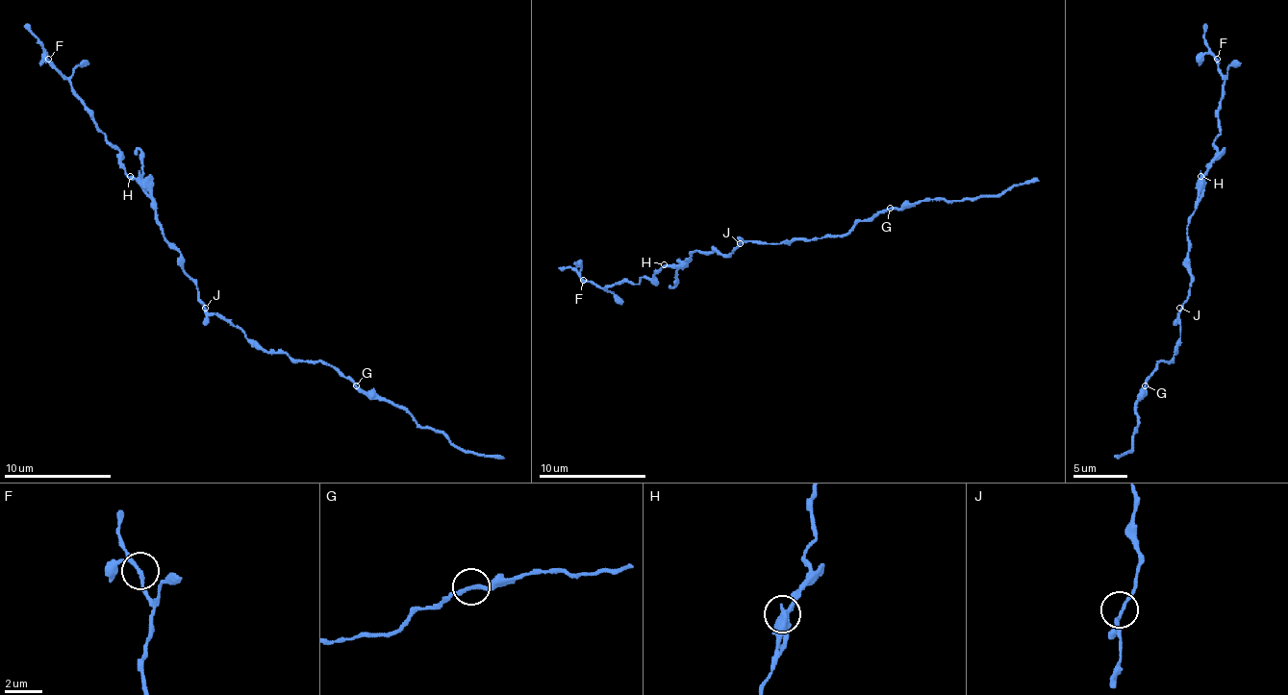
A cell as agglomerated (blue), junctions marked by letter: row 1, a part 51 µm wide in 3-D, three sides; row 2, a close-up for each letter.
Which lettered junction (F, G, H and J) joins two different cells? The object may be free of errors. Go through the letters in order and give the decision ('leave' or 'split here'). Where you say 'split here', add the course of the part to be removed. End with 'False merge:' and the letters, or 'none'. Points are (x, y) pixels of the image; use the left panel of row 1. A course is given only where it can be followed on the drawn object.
F: leave
G: leave
H: leave
J: leave
False merge: none

